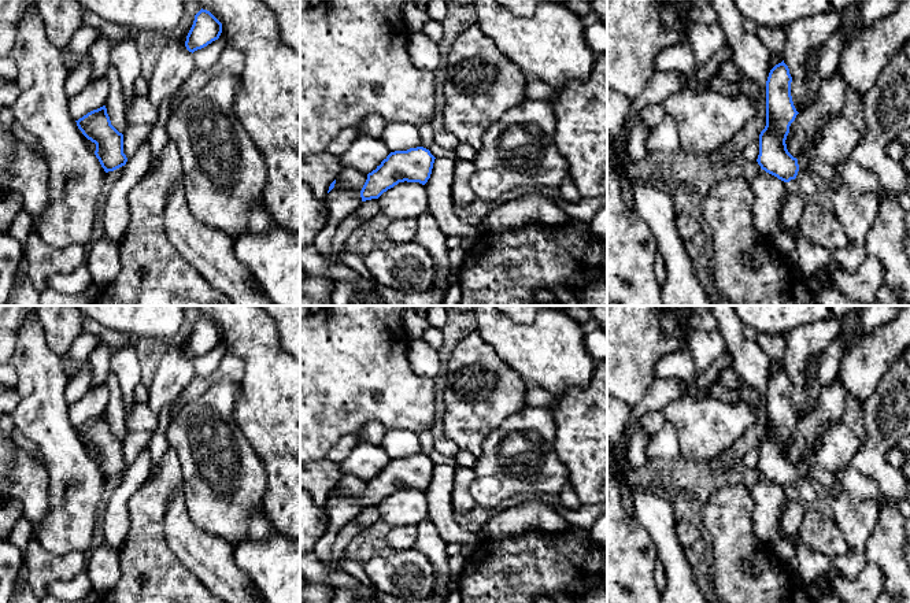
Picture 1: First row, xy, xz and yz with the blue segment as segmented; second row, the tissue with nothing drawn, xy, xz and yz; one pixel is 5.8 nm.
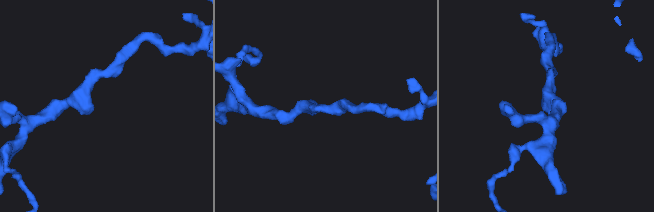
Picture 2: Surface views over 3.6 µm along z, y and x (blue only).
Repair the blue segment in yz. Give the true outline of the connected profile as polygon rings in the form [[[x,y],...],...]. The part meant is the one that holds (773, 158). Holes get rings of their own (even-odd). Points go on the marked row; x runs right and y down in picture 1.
[[[784,60],[776,64],[766,81],[766,126],[759,134],[758,164],[784,182],[795,180],[798,159],[787,149],[789,126],[799,114],[791,96],[792,77]]]

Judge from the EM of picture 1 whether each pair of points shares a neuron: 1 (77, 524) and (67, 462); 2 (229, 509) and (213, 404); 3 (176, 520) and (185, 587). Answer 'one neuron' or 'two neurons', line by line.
1: one neuron
2: one neuron
3: two neurons

